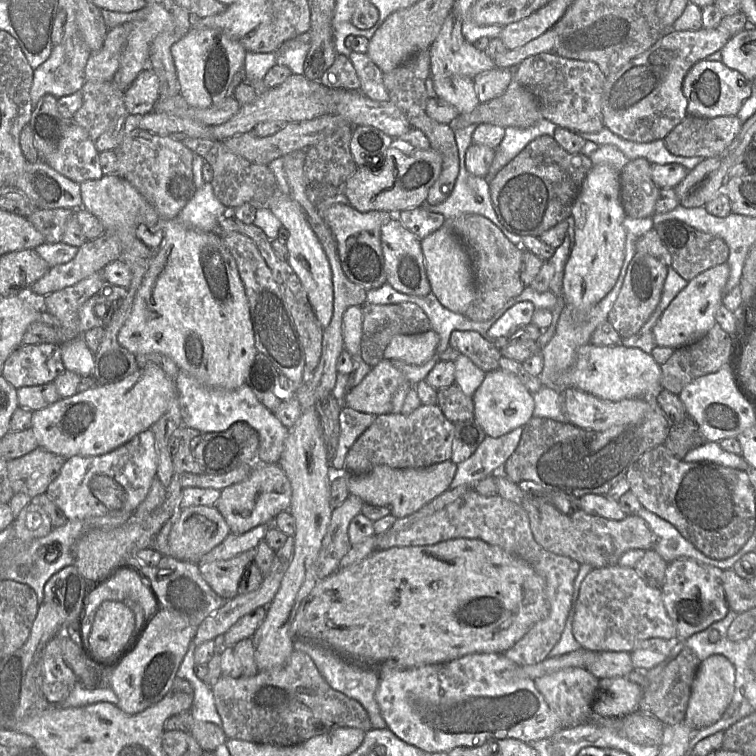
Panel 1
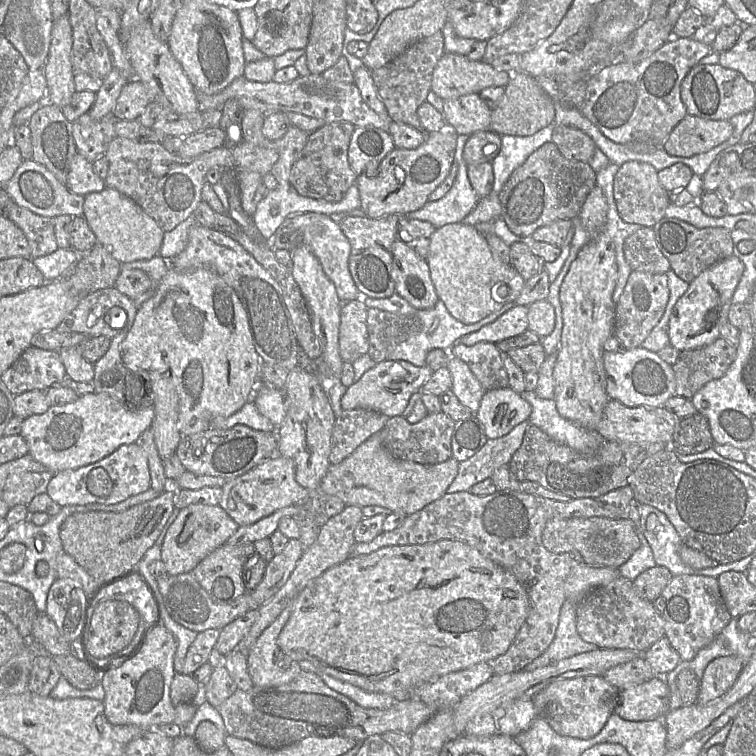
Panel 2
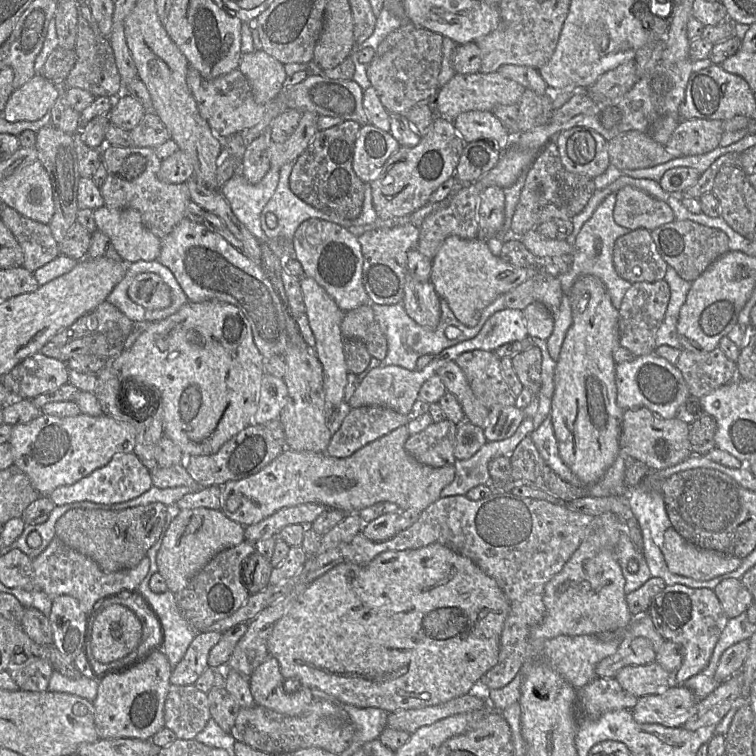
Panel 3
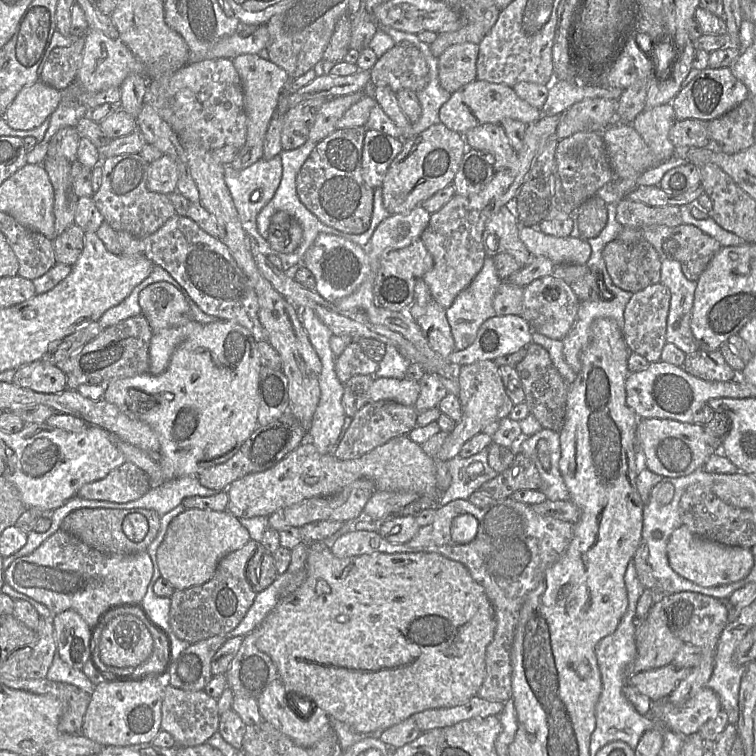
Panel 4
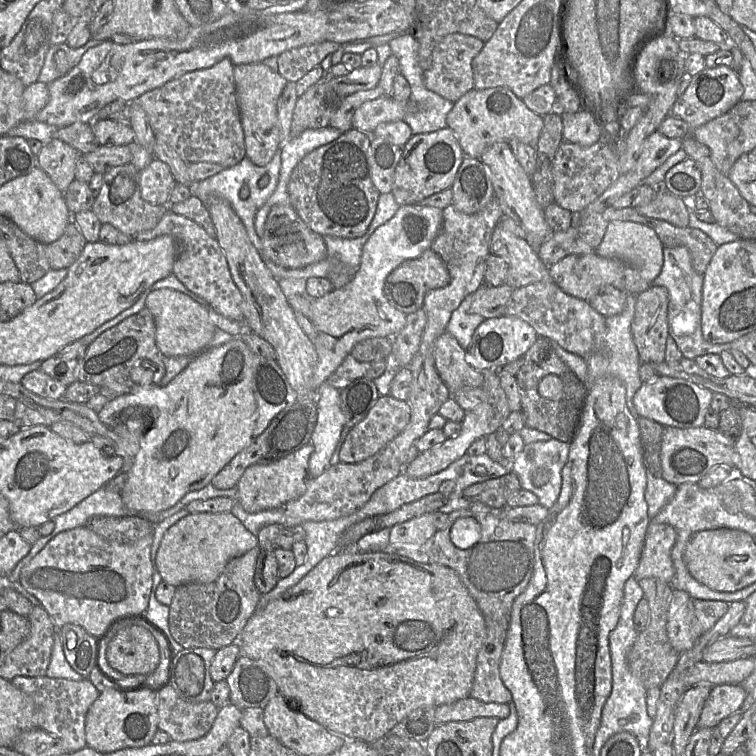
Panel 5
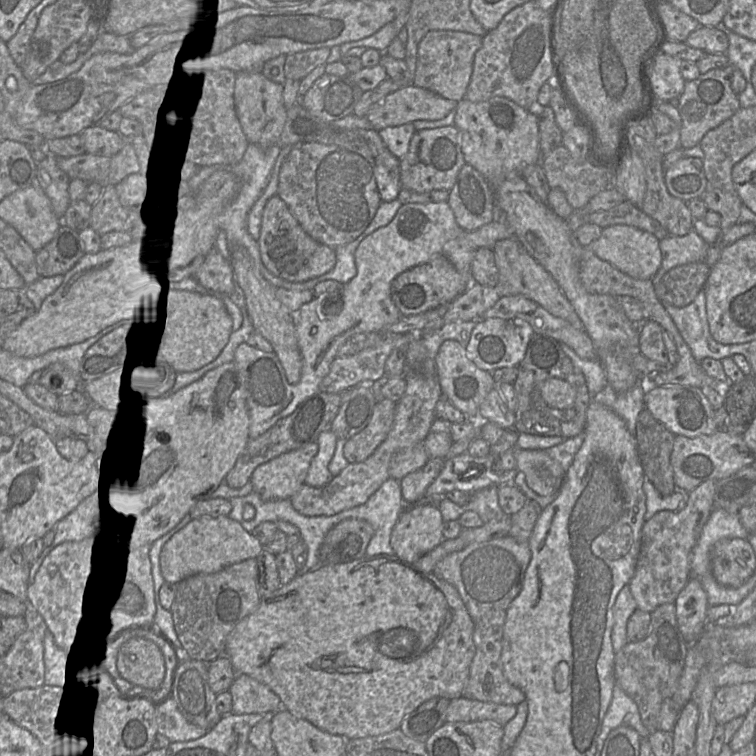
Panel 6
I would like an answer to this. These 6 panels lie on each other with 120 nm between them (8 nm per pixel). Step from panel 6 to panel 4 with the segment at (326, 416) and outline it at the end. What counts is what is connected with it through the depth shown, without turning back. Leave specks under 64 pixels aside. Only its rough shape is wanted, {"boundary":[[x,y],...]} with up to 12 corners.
{"boundary":[[287,411],[257,426],[230,459],[203,470],[206,488],[226,490],[273,467],[306,440]]}

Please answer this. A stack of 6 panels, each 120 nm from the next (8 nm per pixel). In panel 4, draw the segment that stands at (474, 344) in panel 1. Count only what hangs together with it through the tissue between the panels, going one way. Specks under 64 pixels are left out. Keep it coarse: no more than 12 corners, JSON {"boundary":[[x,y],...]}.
{"boundary":[[484,360],[456,368],[461,419],[436,455],[457,456],[514,404],[499,367]]}

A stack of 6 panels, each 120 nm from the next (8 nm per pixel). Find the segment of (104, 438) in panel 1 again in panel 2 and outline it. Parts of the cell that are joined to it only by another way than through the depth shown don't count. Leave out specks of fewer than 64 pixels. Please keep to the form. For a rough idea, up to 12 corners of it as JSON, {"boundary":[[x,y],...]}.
{"boundary":[[90,393],[22,423],[55,473],[135,443],[154,407]]}

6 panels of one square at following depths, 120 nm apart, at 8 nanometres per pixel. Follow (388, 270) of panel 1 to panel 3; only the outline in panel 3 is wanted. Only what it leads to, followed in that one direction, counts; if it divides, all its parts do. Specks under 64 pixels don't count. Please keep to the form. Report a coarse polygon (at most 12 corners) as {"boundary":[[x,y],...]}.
{"boundary":[[406,274],[402,304],[419,325],[435,328],[441,298],[431,281]]}

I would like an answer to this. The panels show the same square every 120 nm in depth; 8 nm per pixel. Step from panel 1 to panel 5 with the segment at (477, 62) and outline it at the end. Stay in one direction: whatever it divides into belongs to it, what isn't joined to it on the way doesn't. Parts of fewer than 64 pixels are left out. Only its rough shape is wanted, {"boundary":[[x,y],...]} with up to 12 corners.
{"boundary":[[506,87],[473,88],[446,123],[464,156],[536,146],[543,117]]}

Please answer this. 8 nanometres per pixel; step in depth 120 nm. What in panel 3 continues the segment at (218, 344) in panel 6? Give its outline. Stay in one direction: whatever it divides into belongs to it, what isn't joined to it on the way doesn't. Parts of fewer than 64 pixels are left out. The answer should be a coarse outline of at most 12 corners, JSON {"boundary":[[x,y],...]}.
{"boundary":[[151,272],[134,278],[128,296],[148,310],[167,308],[171,288]]}

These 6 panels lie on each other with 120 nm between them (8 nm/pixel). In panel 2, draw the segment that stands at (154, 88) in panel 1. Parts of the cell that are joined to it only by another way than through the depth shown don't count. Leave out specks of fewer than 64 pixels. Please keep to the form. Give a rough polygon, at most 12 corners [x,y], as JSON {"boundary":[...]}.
{"boundary":[[134,78],[122,89],[113,113],[137,120],[149,103],[146,87]]}

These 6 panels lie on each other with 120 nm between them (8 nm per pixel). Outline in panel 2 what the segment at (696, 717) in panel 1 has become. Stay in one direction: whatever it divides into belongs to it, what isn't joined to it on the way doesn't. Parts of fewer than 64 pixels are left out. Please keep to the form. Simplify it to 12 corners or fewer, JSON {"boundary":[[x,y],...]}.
{"boundary":[[737,656],[712,660],[700,680],[697,702],[724,695],[744,667]]}

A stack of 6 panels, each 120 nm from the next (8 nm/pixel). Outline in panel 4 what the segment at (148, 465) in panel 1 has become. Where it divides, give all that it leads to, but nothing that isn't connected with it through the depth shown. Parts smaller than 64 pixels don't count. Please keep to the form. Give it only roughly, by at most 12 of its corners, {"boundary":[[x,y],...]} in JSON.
{"boundary":[[126,461],[76,496],[128,503],[150,489],[149,476]]}

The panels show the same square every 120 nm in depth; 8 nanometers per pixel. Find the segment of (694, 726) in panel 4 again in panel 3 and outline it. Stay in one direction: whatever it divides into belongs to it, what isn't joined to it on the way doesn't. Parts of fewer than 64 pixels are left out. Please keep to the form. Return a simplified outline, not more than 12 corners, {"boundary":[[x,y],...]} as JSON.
{"boundary":[[674,685],[638,697],[638,723],[682,727],[697,702]]}

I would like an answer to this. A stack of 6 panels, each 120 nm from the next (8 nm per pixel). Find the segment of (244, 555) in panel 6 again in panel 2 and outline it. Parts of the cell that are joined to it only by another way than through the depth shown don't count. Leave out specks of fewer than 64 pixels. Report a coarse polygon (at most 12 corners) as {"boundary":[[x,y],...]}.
{"boundary":[[219,505],[180,509],[166,532],[168,575],[191,572],[239,525]]}

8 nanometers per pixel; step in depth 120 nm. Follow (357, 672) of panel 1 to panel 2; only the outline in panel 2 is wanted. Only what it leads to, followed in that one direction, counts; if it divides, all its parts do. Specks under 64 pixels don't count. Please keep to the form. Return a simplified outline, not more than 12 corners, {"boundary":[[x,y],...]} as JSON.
{"boundary":[[320,674],[325,684],[365,708],[388,709],[396,700]]}

